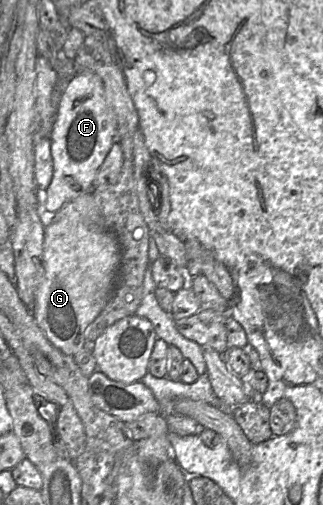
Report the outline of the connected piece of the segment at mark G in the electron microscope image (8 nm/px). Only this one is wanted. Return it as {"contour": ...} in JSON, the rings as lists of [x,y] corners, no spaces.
{"contour":[[[91,191],[64,204],[44,227],[44,276],[36,289],[32,314],[50,343],[65,355],[74,356],[86,345],[85,330],[107,304],[120,260],[118,239],[106,226]]]}

